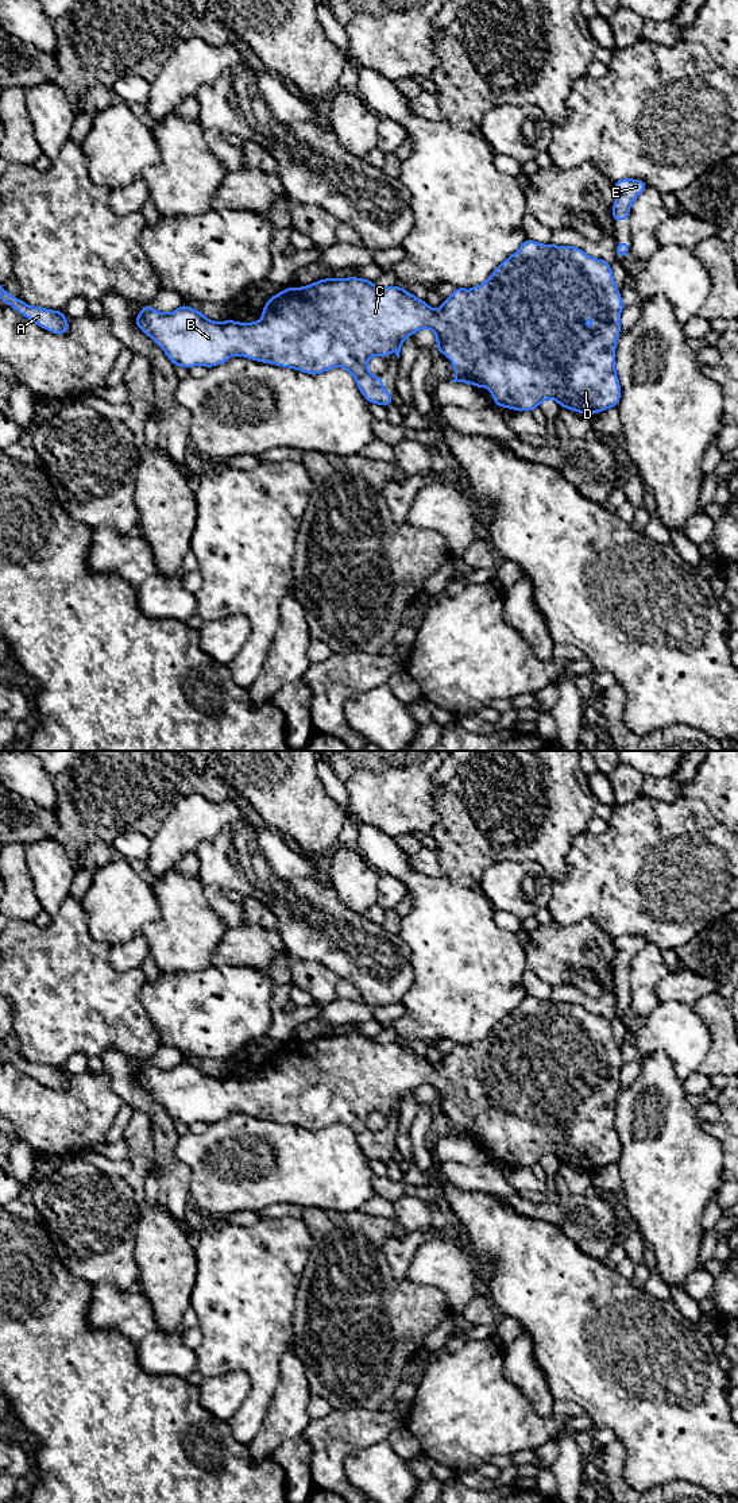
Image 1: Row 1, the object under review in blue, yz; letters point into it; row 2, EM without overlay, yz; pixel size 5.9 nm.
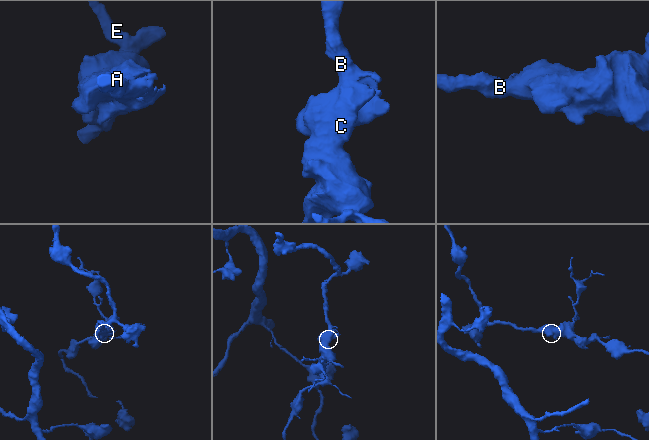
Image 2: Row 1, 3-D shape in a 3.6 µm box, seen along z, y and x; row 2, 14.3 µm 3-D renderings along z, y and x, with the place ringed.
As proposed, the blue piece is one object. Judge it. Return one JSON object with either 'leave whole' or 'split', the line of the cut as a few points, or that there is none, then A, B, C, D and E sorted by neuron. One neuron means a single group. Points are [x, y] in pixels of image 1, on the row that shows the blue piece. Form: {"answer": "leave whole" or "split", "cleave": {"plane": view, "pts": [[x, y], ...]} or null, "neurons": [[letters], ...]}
{"answer": "leave whole", "cleave": null, "neurons": [["A", "B", "C", "D", "E"]]}

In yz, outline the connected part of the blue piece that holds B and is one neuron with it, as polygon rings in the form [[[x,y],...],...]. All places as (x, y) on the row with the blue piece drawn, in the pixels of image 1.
[[[526,239],[486,282],[475,289],[456,288],[437,311],[401,286],[376,288],[370,280],[349,277],[325,278],[306,288],[290,286],[268,298],[262,309],[263,319],[255,323],[236,323],[231,319],[223,323],[212,321],[185,304],[171,313],[161,313],[146,305],[135,323],[163,348],[174,366],[212,367],[233,355],[308,374],[321,374],[340,366],[352,374],[370,404],[386,408],[394,402],[393,396],[383,389],[383,379],[367,370],[367,361],[374,355],[389,358],[391,346],[399,358],[401,346],[410,334],[430,328],[437,338],[437,352],[444,352],[453,363],[456,378],[451,382],[486,386],[494,396],[494,405],[515,411],[533,411],[545,398],[555,398],[561,408],[591,416],[617,406],[621,400],[615,344],[621,334],[619,316],[623,307],[608,262],[592,258],[579,247],[540,244]]]

